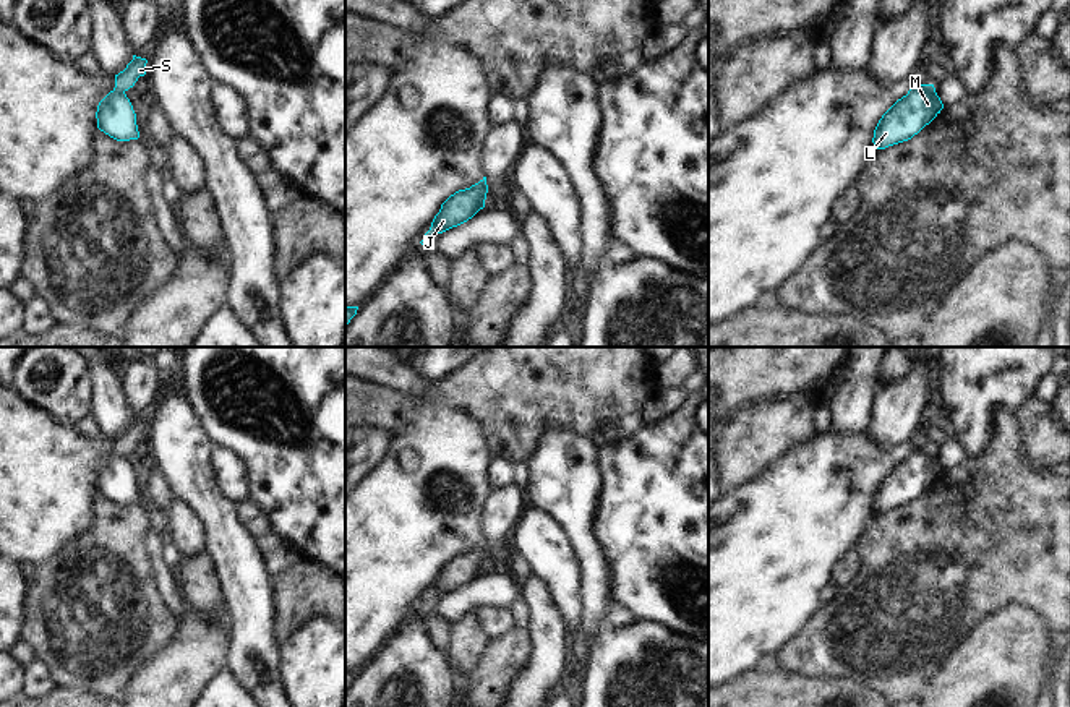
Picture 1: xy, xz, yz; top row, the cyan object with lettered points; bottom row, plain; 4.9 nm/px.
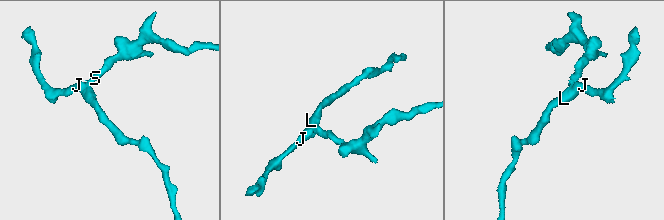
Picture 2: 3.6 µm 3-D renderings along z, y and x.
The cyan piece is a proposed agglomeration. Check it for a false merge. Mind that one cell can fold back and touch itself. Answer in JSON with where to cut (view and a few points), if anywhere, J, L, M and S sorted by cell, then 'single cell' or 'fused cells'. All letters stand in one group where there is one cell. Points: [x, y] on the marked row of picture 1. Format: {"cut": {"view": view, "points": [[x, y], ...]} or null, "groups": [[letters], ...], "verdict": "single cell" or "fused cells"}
{"cut": {"view": "xy", "points": [[114, 89], [124, 93]]}, "groups": [["J", "L", "M"], ["S"]], "verdict": "fused cells"}

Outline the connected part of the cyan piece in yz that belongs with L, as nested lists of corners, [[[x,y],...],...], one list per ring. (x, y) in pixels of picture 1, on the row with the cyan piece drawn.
[[[918,84],[898,99],[879,120],[874,130],[874,149],[903,143],[918,135],[944,109],[934,84]]]

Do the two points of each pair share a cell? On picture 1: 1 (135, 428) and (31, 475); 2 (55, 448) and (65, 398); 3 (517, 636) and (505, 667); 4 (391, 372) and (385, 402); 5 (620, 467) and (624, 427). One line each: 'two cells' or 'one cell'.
1: one cell
2: two cells
3: one cell
4: two cells
5: two cells

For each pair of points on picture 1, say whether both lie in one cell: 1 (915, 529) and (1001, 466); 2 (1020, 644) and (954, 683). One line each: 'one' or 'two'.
1: one
2: one

